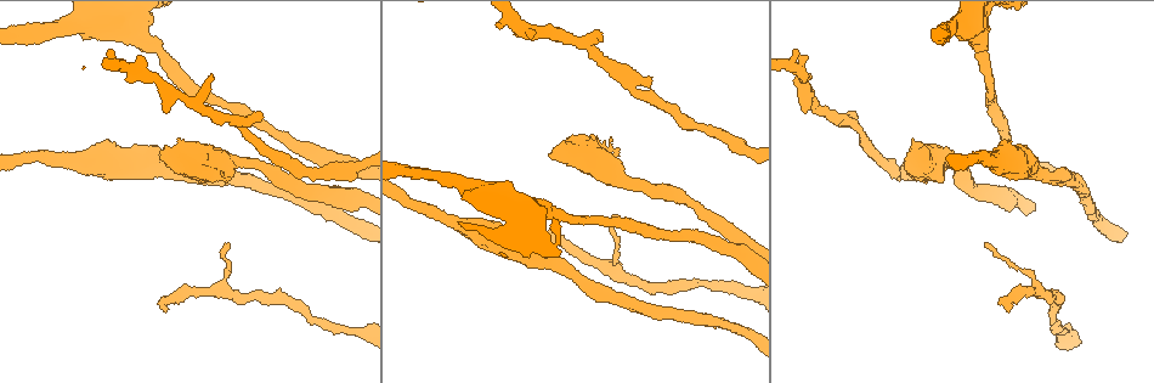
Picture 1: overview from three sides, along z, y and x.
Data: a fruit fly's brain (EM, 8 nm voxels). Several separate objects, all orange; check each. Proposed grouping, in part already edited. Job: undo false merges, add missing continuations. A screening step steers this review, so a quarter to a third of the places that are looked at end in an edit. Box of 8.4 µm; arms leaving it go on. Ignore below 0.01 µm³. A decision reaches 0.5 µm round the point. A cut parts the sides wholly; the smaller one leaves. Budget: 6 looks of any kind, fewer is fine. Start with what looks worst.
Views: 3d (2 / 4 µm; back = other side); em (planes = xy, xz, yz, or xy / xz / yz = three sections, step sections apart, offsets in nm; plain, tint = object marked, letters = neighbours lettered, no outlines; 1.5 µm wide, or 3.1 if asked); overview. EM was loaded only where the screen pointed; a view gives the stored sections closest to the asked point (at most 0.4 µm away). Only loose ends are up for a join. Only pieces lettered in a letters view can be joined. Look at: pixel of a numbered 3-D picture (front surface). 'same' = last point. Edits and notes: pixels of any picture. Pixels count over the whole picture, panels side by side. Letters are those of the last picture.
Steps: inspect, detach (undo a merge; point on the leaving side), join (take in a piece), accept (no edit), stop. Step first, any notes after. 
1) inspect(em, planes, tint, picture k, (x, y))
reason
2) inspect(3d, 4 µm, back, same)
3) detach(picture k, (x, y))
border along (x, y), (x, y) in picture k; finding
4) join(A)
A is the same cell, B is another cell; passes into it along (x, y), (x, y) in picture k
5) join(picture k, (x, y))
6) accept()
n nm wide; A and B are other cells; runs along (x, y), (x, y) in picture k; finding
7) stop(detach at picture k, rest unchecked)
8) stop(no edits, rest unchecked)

inspect(em, planes, plain, picture 1, (258, 111))

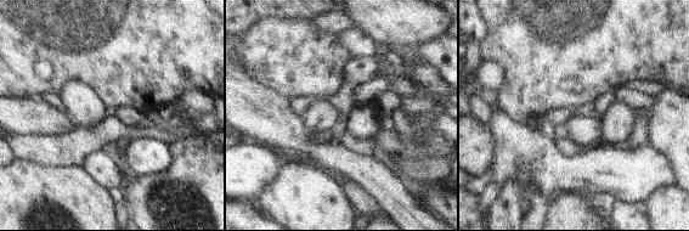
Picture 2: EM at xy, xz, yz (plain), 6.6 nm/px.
inspect(em, planes, letters, same)

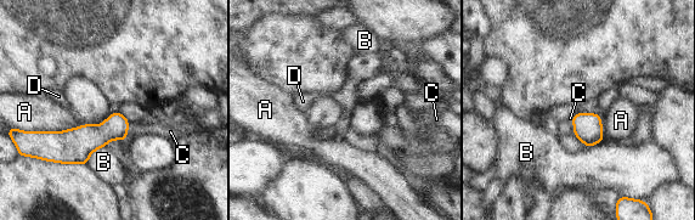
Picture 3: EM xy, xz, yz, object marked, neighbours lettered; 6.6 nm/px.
join(C)
C is the same cell, A, B and D are other cells; passes into it along (90, 137), (126, 131), (135, 130) in picture 3; the cell continues

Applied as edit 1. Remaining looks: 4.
inspect(em, xz, step 8, letters, picture 1, (228, 242))
an open end

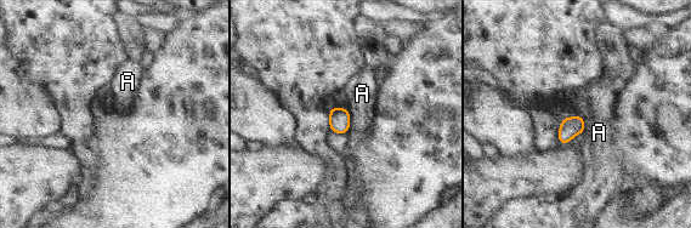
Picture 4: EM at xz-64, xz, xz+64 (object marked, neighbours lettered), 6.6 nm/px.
inspect(em, planes, letters, same)

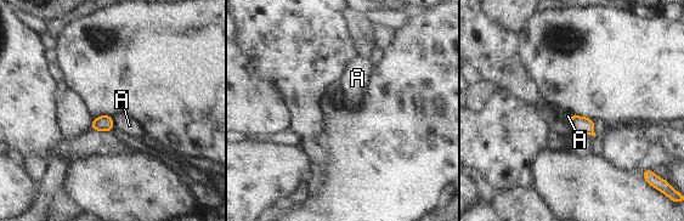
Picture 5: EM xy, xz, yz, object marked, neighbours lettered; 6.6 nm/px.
accept()
A is another cell; border along (111, 115), (114, 126) in picture 5; no lettered piece goes on from it

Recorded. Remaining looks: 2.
inspect(em, xy, step 8, tint, picture 1, (554, 261))

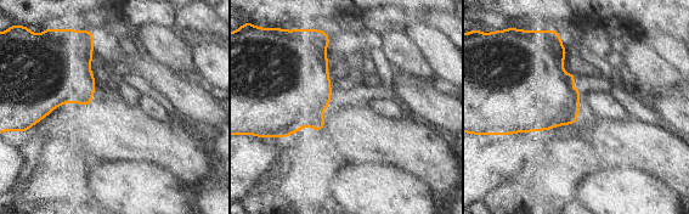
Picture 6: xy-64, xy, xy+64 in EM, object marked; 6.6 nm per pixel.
inspect(em, planes, letters, same)
another direction

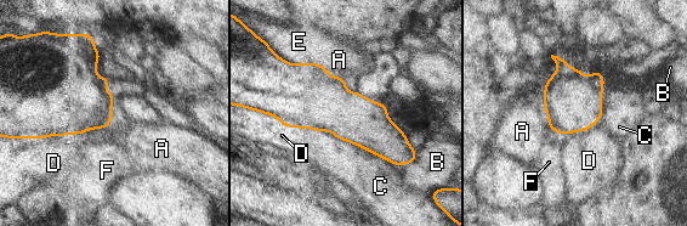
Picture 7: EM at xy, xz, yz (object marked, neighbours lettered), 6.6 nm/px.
accept()
A, B, C, D, E and F are other cells; all the same cell

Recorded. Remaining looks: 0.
stop(join at picture 3, rest unchecked)

